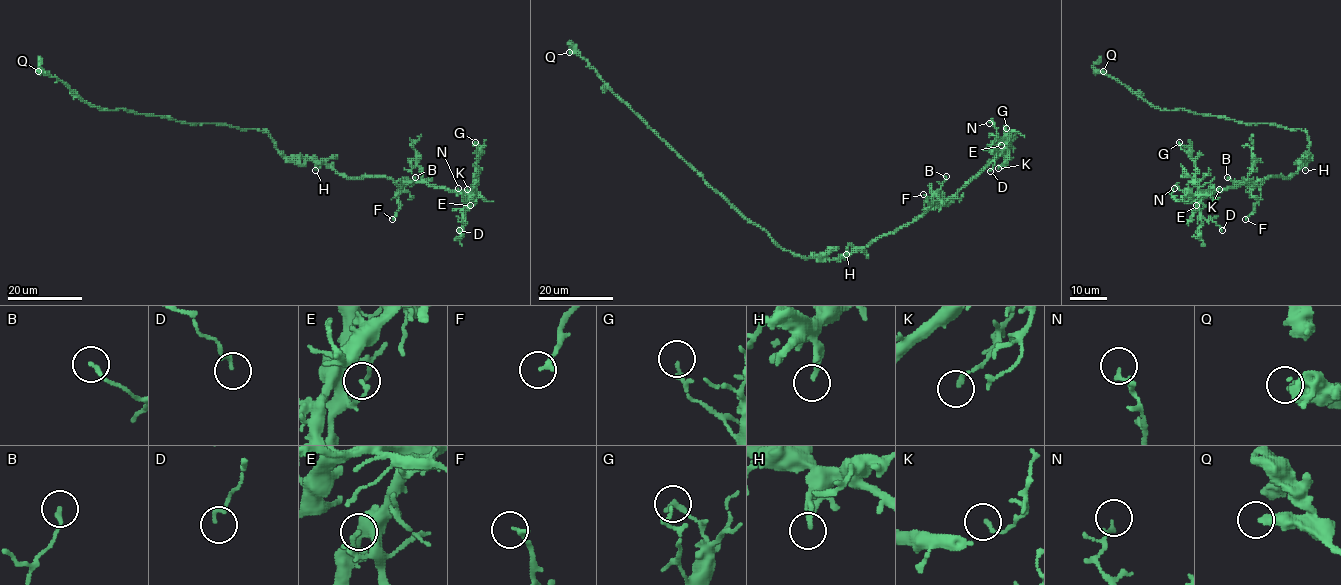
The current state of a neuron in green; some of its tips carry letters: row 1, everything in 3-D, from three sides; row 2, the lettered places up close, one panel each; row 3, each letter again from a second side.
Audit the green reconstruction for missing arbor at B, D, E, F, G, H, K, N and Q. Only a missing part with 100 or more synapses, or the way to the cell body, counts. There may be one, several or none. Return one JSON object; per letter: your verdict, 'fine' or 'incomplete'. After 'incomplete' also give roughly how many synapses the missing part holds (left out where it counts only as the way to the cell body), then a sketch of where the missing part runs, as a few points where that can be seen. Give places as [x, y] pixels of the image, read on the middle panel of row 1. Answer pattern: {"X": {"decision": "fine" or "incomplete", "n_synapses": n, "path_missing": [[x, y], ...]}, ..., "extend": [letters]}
{"B": {"decision": "fine"}, "D": {"decision": "fine"}, "E": {"decision": "fine"}, "F": {"decision": "fine"}, "G": {"decision": "fine"}, "H": {"decision": "fine"}, "K": {"decision": "fine"}, "N": {"decision": "fine"}, "Q": {"decision": "fine"}, "extend": []}

